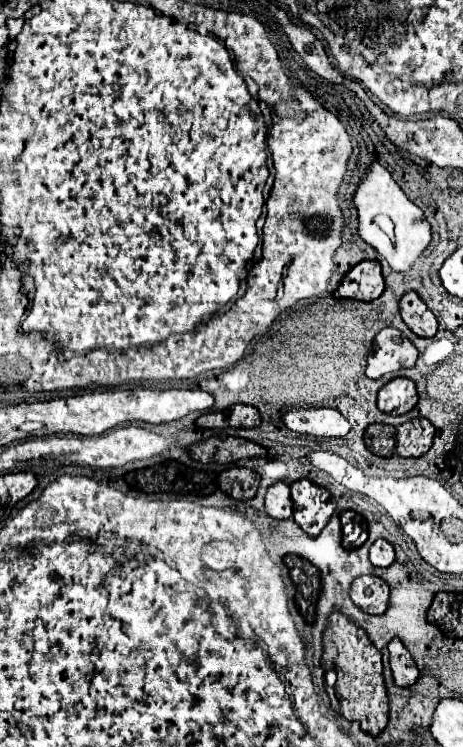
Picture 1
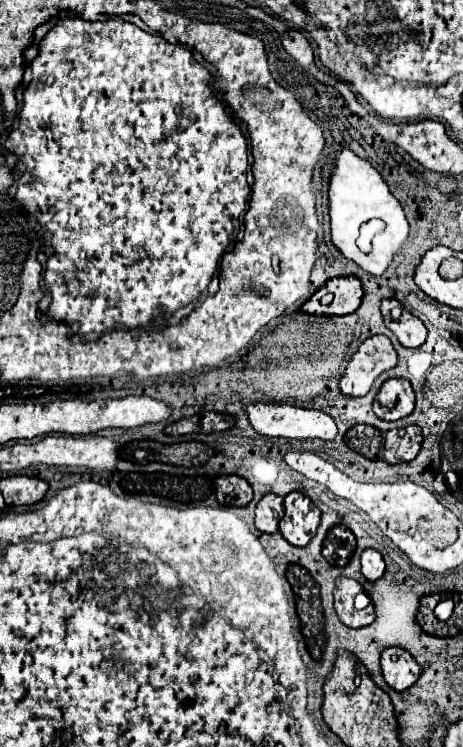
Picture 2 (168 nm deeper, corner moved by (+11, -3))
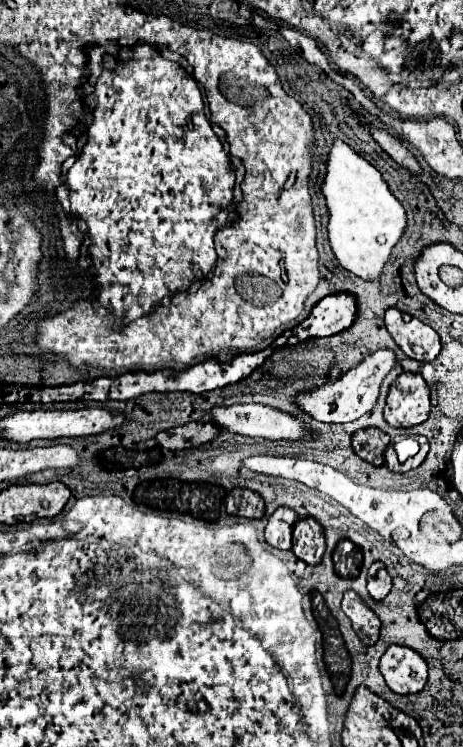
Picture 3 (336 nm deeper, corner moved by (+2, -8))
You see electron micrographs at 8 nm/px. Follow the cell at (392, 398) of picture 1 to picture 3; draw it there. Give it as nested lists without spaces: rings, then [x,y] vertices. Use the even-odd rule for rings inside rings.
[[[401,373],[389,387],[385,421],[393,427],[413,427],[429,417],[429,387],[419,373]]]

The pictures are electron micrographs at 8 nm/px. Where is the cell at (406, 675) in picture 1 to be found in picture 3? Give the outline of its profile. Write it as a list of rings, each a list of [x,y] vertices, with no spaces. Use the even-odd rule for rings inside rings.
[[[389,645],[381,657],[379,669],[387,687],[399,695],[419,693],[427,683],[425,659],[417,651],[403,645]]]

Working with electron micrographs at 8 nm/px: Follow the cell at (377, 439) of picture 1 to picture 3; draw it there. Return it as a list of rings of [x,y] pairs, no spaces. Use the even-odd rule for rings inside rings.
[[[367,427],[367,429],[361,429],[353,435],[353,451],[357,455],[361,455],[363,461],[375,465],[375,467],[381,467],[383,465],[383,453],[389,445],[389,435],[383,433],[381,429],[375,429],[375,427]]]

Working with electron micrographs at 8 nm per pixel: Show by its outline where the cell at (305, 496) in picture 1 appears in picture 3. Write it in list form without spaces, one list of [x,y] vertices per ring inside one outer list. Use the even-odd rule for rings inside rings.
[[[301,519],[293,529],[293,553],[307,565],[319,565],[325,553],[323,527],[315,519]]]

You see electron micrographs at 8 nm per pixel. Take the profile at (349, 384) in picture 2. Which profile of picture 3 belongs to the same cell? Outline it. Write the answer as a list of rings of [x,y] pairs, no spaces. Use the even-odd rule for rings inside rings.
[[[381,349],[377,353],[371,353],[369,357],[365,357],[357,367],[353,367],[351,371],[347,371],[341,379],[337,379],[335,383],[325,383],[315,387],[313,391],[301,393],[293,399],[293,403],[307,415],[311,415],[317,421],[323,423],[349,423],[359,419],[361,415],[369,413],[379,397],[379,385],[385,379],[385,375],[393,369],[395,365],[395,353],[389,349]]]

